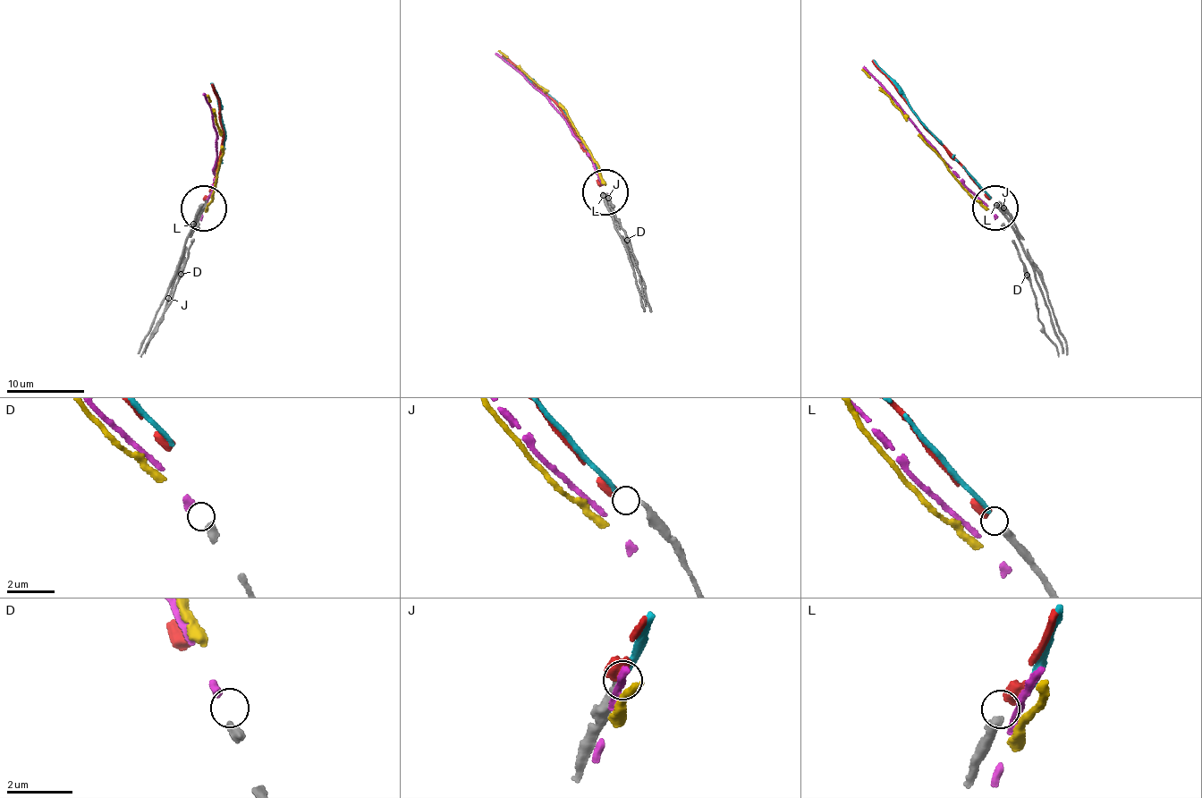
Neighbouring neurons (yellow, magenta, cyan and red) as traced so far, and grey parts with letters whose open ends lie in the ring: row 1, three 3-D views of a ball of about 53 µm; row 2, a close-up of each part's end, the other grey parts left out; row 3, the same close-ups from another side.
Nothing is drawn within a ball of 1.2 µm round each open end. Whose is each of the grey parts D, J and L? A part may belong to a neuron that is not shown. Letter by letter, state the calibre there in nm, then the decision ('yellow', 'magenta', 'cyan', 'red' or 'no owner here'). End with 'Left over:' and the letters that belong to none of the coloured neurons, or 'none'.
D: 260 nm thick; magenta
J: 240 nm thick; no owner here
L: 300 nm thick; red
Left over: J

